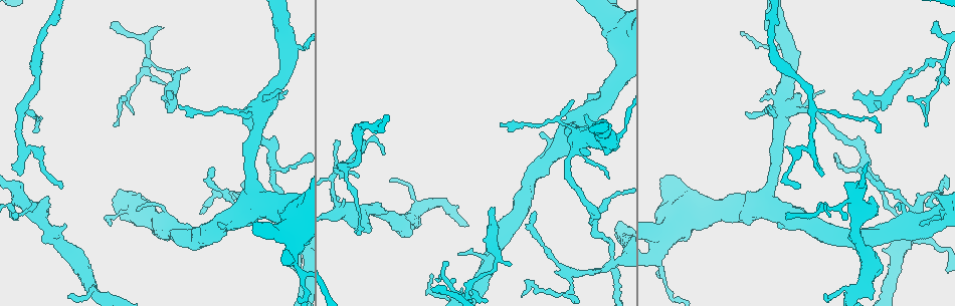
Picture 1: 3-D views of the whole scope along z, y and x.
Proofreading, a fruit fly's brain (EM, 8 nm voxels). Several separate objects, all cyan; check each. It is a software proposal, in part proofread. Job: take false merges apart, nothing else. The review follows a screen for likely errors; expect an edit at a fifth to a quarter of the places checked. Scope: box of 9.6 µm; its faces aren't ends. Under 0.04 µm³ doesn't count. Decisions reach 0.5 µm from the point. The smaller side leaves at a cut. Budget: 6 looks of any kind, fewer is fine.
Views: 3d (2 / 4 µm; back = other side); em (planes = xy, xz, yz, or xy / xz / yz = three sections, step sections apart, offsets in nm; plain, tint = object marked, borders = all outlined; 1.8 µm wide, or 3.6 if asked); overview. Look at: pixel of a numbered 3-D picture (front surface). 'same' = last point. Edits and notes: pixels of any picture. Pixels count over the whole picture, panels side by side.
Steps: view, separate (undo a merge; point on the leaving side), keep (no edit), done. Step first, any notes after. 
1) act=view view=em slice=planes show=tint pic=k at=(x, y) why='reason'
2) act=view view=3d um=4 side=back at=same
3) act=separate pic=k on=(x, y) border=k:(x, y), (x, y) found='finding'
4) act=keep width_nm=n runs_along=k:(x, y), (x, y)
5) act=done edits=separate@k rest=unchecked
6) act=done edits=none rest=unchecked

act=view view=em slice=xz step=8 show=tint pic=1 at=(609, 262)

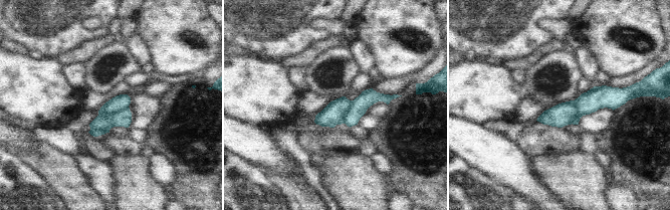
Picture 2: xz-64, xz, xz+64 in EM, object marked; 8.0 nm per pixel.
act=view view=em slice=planes show=tint at=same why='another direction'

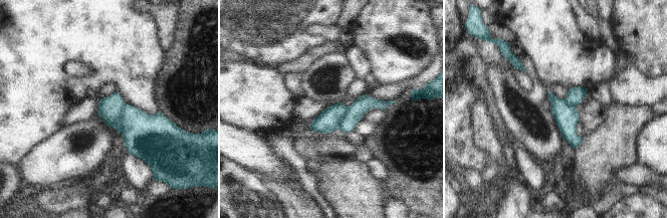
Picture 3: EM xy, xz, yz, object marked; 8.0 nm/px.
act=separate pic=3 on=(146, 136) part_leaving=3:(385, 103), (365, 103), (342, 127) found='two cells meet here'

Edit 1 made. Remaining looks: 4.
act=view view=overview

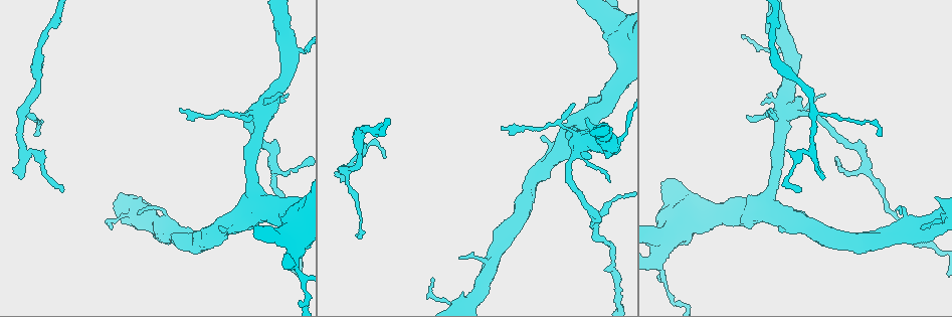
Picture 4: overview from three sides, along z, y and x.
act=view view=3d um=4 pic=4 at=(813, 140) why='narrows sharply'

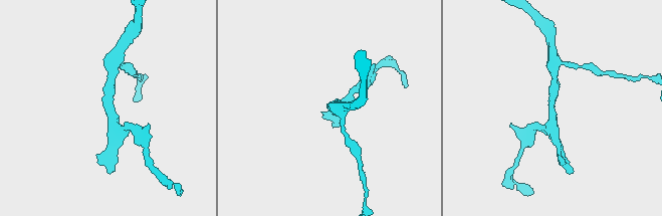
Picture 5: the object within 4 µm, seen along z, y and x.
act=view view=em slice=planes show=tint pic=5 at=(552, 110) why='shape alone is not enough'

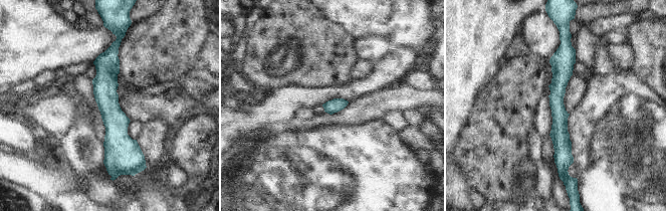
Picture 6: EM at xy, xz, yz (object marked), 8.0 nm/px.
act=keep runs_along=6:(563, 46), (558, 85), (560, 167) found='all the same cell'

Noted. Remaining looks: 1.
act=done edits=separate@3 rest=unchecked

